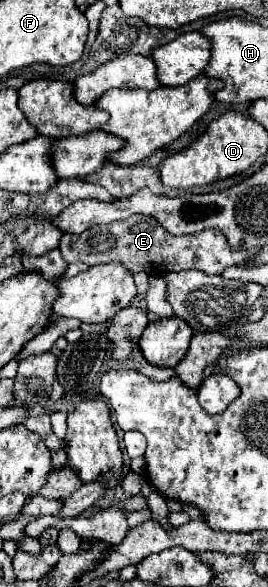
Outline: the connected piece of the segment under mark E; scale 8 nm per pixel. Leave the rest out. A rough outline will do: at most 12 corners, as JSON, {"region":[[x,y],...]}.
{"region":[[134,215],[64,233],[66,263],[118,261],[132,273],[198,269],[250,259],[218,229],[170,235]]}

